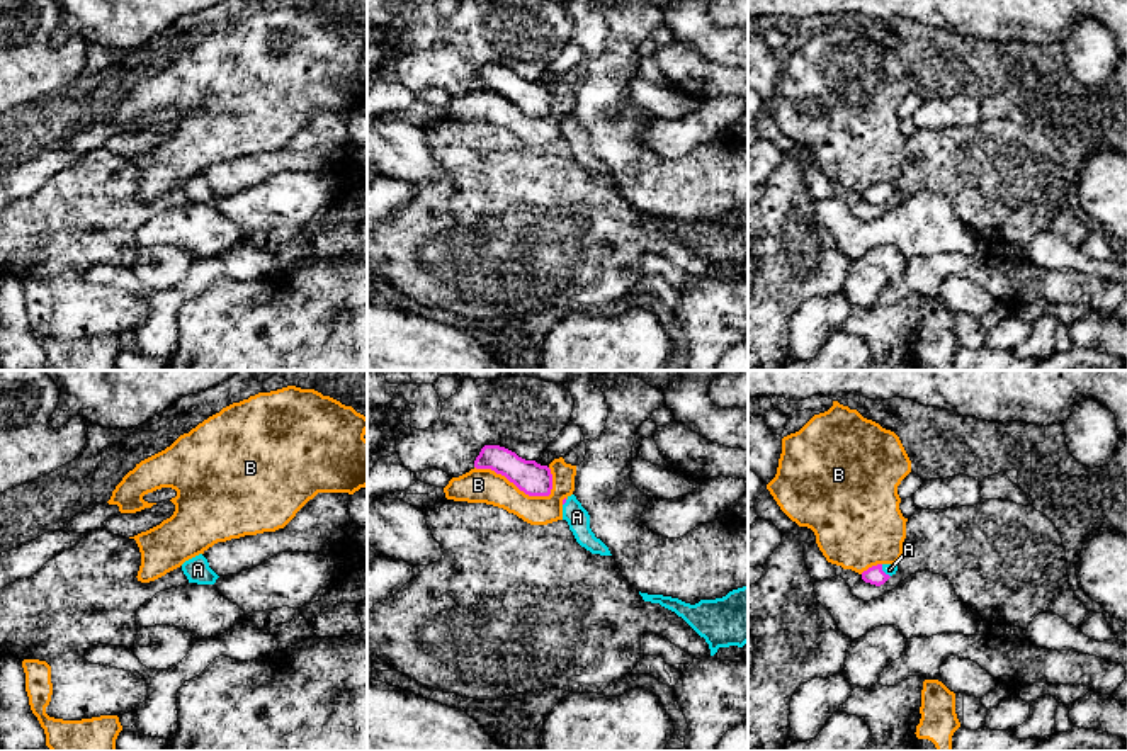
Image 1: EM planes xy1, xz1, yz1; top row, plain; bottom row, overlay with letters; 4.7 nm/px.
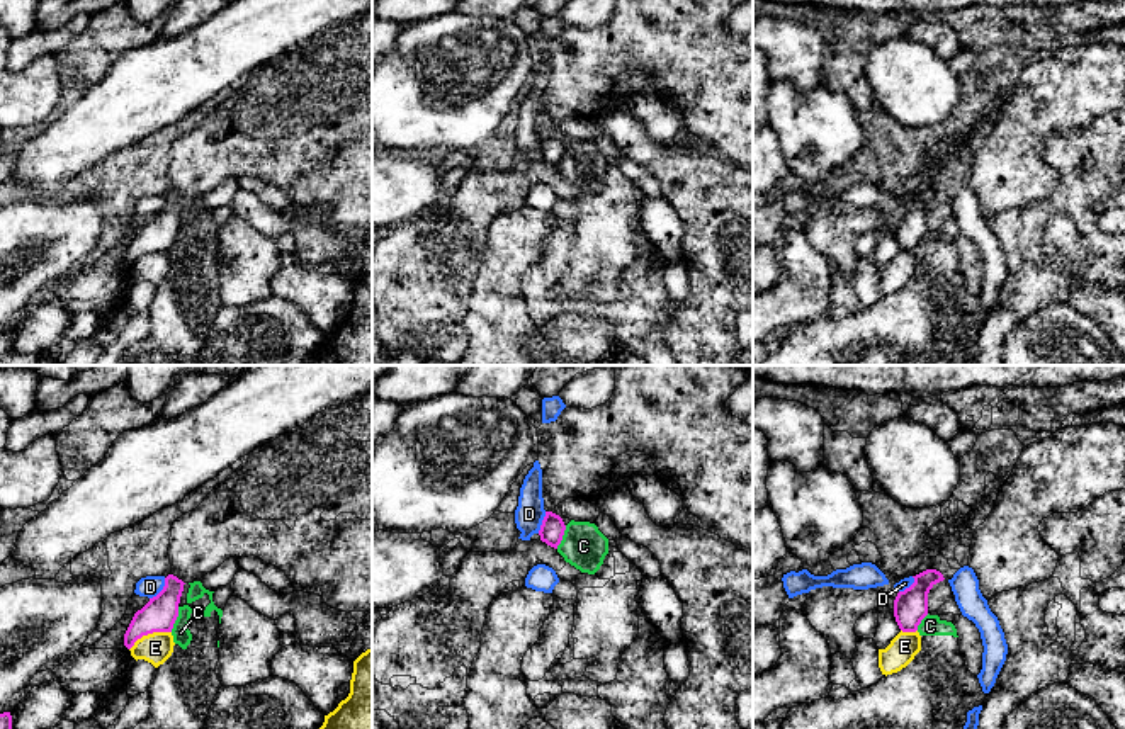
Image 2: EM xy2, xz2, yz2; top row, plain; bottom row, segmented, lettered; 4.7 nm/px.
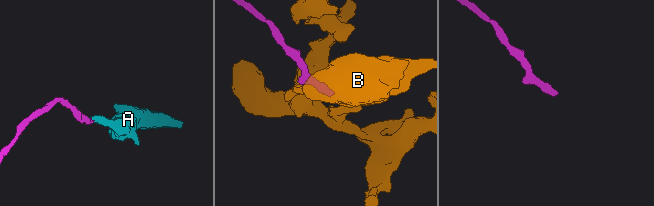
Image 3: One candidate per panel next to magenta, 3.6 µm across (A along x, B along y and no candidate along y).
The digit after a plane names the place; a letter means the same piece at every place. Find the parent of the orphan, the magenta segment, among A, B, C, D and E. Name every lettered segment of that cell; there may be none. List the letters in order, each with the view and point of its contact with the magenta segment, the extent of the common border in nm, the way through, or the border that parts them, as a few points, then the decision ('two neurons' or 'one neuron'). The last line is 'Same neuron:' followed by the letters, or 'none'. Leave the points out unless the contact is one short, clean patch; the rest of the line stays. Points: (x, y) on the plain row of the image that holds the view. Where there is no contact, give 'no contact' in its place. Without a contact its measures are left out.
A: contact yz1 (883, 191); length 80 nm; way yz1 (874, 194), (883, 191), (889, 189); one neuron
B: contact xz1 (515, 104); length 400 nm; two neurons
C: contact xy2 (175, 238); length 130 nm; border xy2 (179, 226), (179, 235), (170, 250); two neurons
D: contact xy2 (162, 209); length 130 nm; border xy2 (165, 197), (165, 204), (150, 218); two neurons
E: contact xy2 (148, 252); length 220 nm; border xy2 (170, 250), (143, 254), (130, 269); two neurons
Same neuron: A

